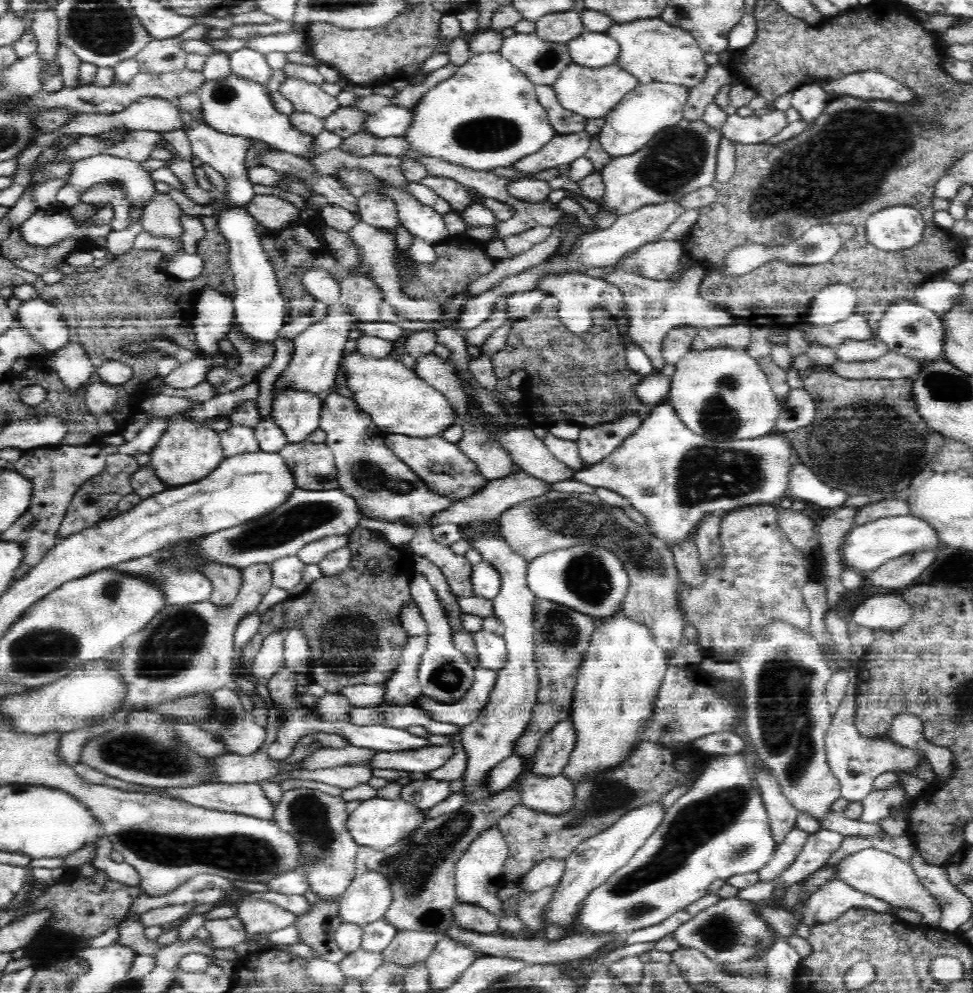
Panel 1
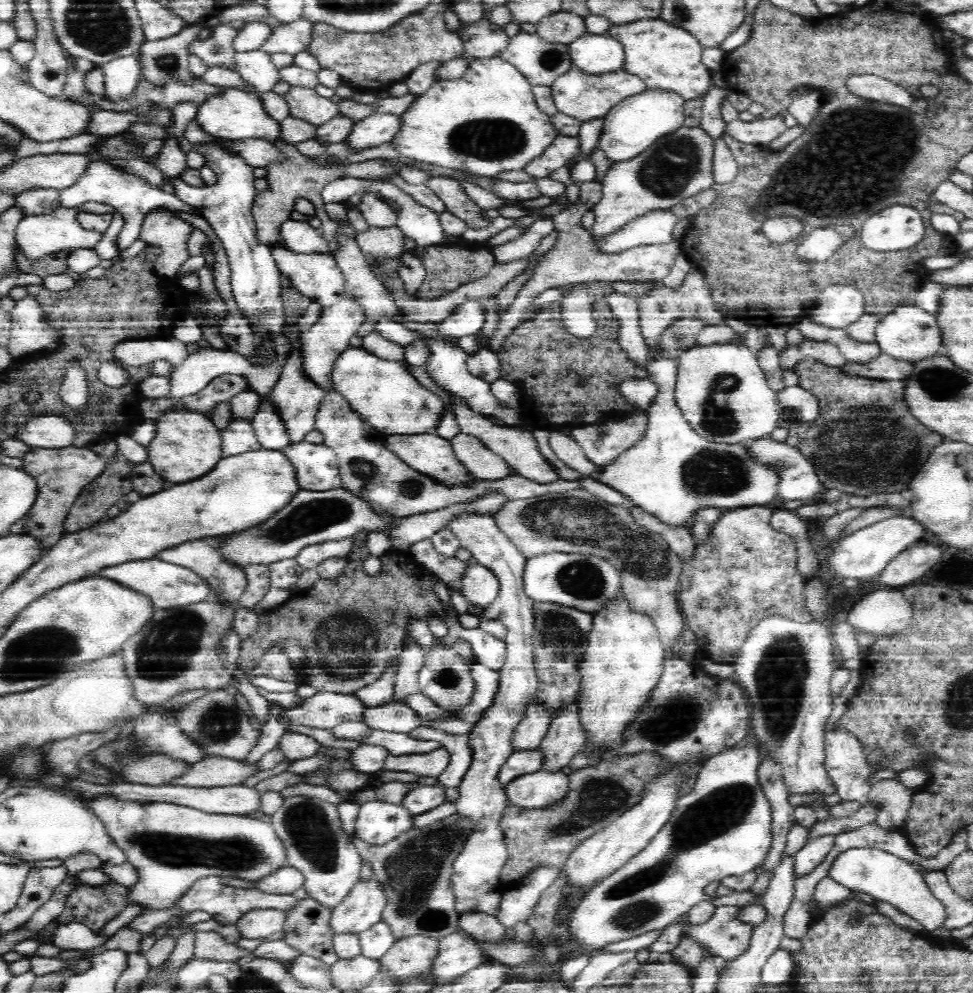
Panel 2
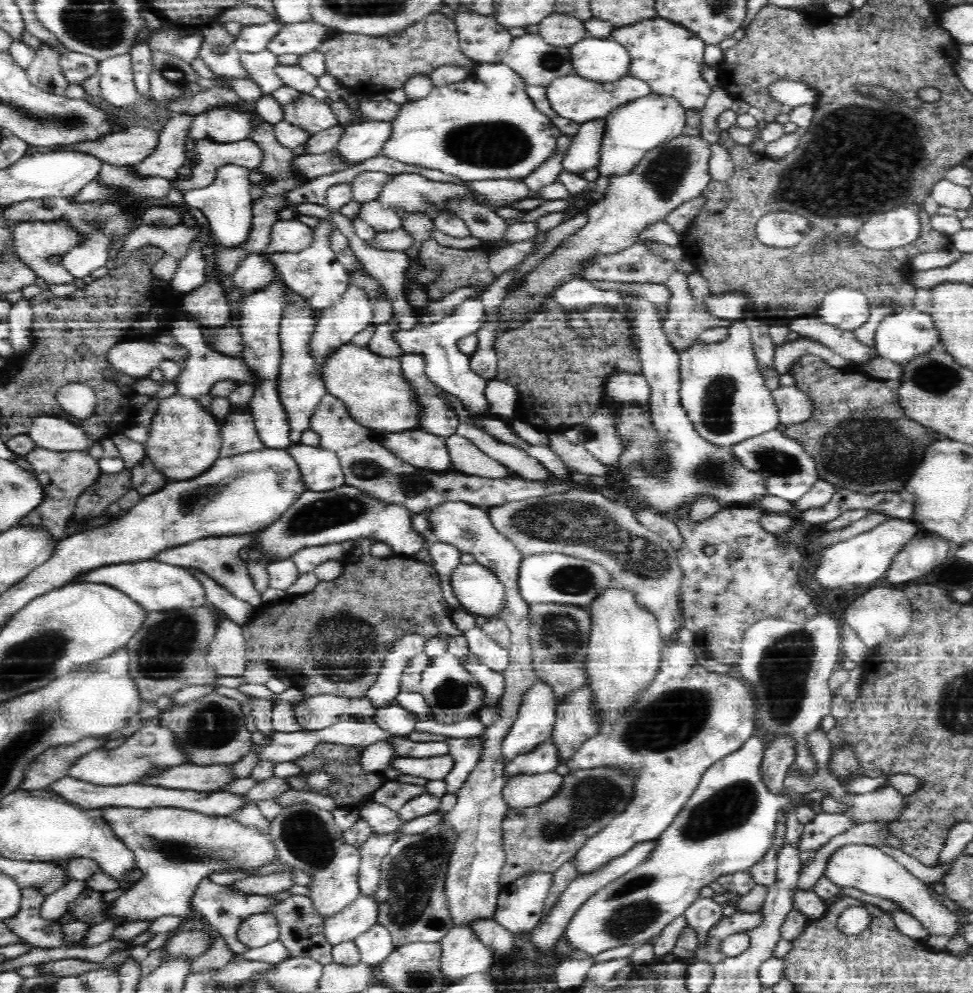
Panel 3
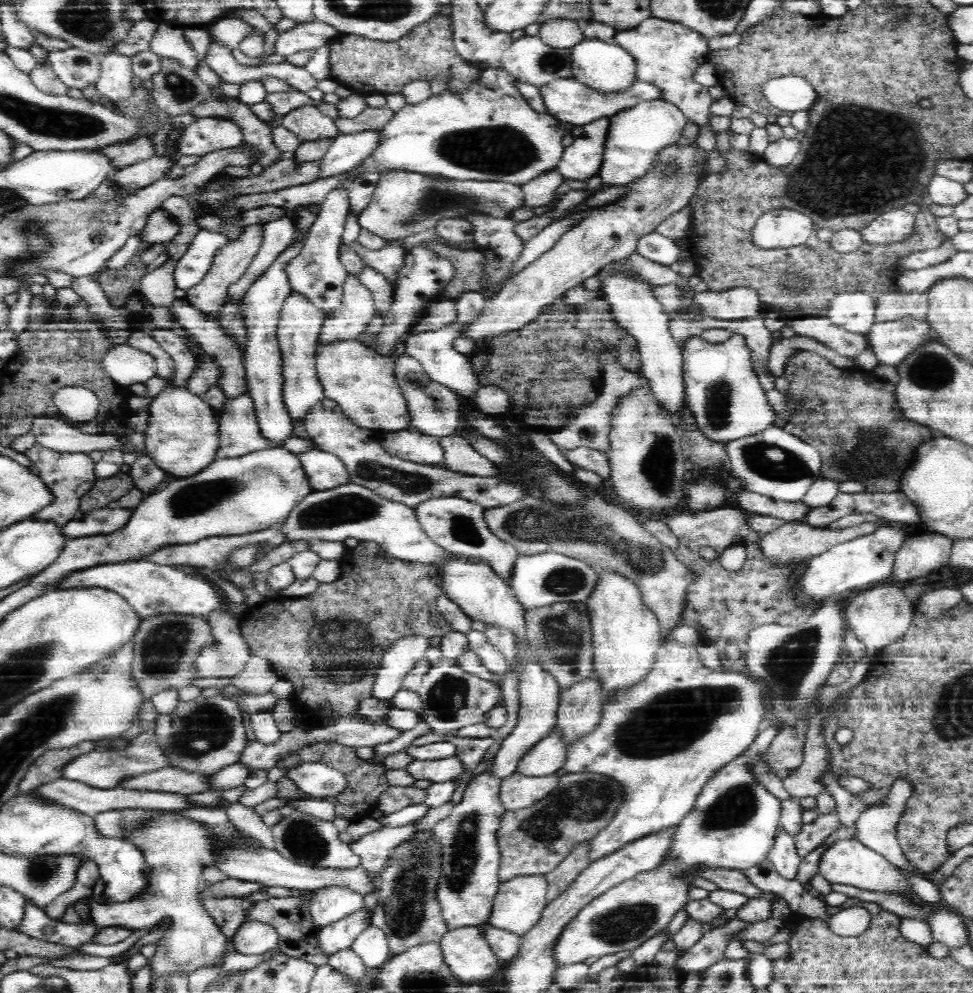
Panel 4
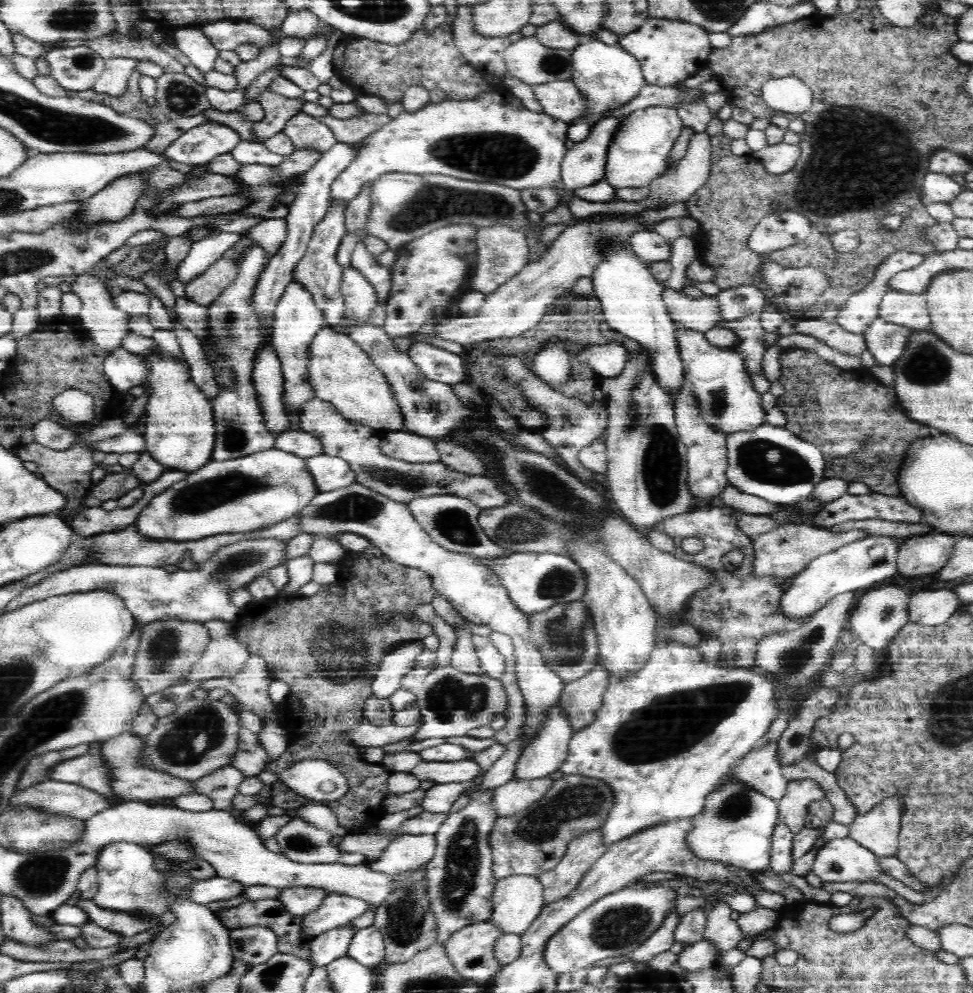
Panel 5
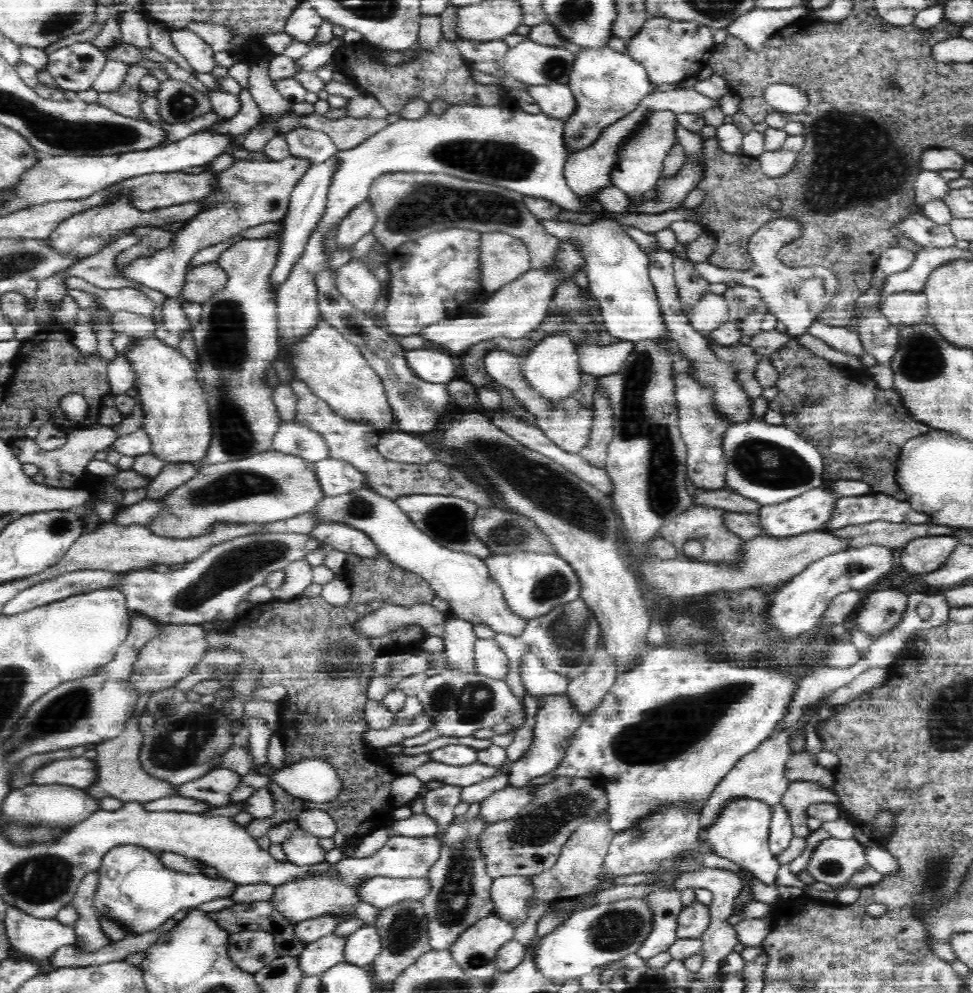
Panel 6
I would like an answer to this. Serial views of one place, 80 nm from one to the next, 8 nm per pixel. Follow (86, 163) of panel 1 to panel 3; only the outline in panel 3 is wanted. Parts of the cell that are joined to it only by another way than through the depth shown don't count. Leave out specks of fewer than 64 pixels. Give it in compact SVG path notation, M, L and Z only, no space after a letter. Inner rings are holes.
M103 173L88 178L82 188L72 192L72 196L66 196L66 201L76 204L104 203L118 207L126 221L127 228L123 231L124 241L128 240L143 223L144 211L154 207L166 207L179 209L180 204L173 202L166 196L151 196L135 192L123 184L108 184L102 178Z

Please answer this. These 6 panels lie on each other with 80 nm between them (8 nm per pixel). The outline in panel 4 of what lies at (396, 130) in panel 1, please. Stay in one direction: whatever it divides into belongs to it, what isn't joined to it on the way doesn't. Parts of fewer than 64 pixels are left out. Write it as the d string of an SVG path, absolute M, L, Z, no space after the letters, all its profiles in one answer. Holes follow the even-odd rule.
M381 128L356 134L338 134L326 154L319 160L317 178L328 178L343 171L350 171L376 150L380 135Z

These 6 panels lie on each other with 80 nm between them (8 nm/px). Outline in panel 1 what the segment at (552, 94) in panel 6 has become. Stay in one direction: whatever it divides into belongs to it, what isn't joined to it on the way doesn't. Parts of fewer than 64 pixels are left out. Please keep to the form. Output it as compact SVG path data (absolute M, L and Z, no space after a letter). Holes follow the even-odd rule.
M572 61L562 70L553 88L564 108L588 118L600 118L605 117L637 84L632 73L621 68L617 62L604 66L586 66Z

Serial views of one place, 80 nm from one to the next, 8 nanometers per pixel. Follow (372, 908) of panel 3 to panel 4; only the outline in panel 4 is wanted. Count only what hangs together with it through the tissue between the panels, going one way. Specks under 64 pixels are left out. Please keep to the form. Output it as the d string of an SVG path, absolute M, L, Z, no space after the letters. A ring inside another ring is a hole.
M364 906L359 912L321 928L318 936L320 951L330 958L336 955L336 952L351 947L354 940L371 925L371 922L372 912L368 912Z

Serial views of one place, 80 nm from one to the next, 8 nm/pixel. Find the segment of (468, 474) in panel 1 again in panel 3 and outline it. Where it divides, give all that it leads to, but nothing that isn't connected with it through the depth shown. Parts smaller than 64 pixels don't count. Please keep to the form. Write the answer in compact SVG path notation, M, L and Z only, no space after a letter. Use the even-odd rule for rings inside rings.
M416 430L386 434L379 439L387 450L414 468L438 476L459 474L447 446L447 438Z

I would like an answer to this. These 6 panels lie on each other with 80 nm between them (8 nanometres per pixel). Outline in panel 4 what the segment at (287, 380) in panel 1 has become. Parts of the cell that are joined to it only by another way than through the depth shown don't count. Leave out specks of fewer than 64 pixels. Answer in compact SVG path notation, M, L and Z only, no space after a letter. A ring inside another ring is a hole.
M348 273L342 288L341 304L325 316L317 342L334 343L353 340L366 330L377 313L372 293L358 276Z

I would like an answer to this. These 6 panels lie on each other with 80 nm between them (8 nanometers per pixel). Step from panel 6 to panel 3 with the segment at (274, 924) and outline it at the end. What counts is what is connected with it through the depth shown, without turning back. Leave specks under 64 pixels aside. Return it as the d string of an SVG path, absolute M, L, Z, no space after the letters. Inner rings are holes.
M308 894L288 897L282 901L280 906L267 910L267 912L278 915L278 921L280 921L279 939L288 948L292 957L312 958L325 965L334 962L333 946L328 943L328 937L326 937L325 924L328 917L314 909L314 902Z

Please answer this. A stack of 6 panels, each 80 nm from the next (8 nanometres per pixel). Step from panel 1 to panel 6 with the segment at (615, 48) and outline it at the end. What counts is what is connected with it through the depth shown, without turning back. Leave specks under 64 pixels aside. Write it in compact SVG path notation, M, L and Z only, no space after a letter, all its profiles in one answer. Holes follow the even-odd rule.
M609 46L582 48L576 52L577 56L569 76L569 86L577 107L563 120L564 142L569 153L580 152L582 148L592 146L596 138L600 138L604 128L634 112L642 100L655 90L655 86L648 79L646 69L628 53Z

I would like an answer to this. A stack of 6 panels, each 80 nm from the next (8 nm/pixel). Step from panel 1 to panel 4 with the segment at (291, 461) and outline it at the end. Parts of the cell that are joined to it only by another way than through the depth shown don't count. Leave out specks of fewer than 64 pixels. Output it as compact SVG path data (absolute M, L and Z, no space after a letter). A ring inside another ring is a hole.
M313 448L298 456L314 491L331 490L350 481L342 460L332 453Z

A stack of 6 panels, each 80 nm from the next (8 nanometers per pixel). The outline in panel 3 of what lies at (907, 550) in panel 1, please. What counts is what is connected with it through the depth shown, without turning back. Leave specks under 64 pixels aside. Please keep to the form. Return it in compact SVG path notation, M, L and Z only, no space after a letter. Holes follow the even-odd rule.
M889 517L866 532L857 533L848 540L829 545L813 576L822 587L827 589L846 588L850 584L870 584L878 578L883 578L896 554L912 539L922 534L926 533L916 521Z

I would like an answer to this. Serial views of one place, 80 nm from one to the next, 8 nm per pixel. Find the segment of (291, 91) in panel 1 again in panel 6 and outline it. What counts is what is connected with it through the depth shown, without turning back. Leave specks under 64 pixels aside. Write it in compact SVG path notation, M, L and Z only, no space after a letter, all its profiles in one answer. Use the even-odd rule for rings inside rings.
M294 129L285 135L291 156L305 158L311 166L332 158L338 151L324 132L314 129Z

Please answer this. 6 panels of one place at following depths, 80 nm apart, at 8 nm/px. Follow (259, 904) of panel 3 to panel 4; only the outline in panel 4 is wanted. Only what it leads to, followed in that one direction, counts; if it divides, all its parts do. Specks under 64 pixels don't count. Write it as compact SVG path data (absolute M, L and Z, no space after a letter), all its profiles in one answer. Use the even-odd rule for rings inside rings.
M228 896L228 898L200 898L214 923L220 927L220 931L229 940L229 951L232 950L232 938L238 932L238 928L246 923L248 909L255 902L244 899L246 896Z

